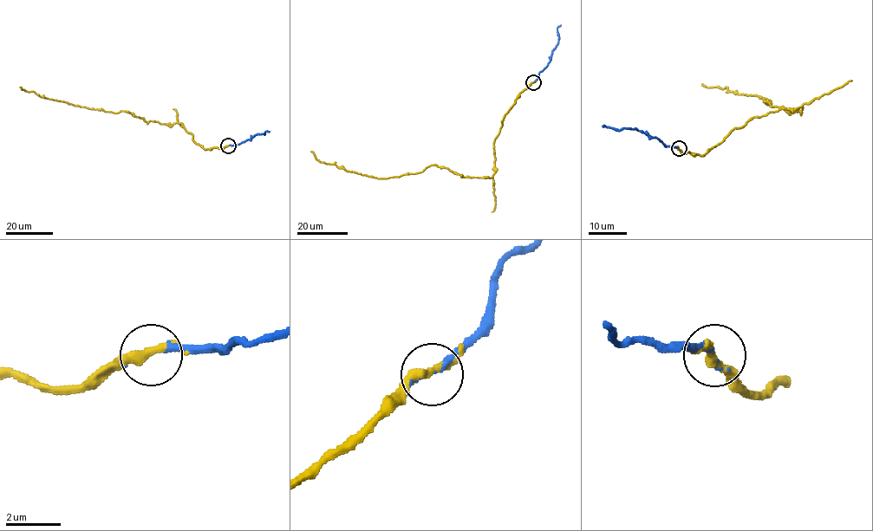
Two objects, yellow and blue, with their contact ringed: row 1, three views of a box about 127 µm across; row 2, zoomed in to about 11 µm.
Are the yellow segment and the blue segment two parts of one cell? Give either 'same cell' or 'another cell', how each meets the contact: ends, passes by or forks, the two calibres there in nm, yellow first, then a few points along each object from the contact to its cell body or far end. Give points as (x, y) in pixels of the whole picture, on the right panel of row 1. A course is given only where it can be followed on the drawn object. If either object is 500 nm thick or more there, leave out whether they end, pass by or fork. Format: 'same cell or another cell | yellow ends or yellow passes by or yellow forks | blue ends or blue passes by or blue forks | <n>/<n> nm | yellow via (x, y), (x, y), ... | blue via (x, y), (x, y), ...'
same cell | yellow passes by | blue passes by | 320/130 nm | yellow via (678, 148), (681, 153), (705, 154), (754, 117), (802, 109), (788, 112), (755, 95), (701, 85) | blue via (678, 147), (664, 145), (656, 138), (636, 130), (615, 130), (602, 126)

